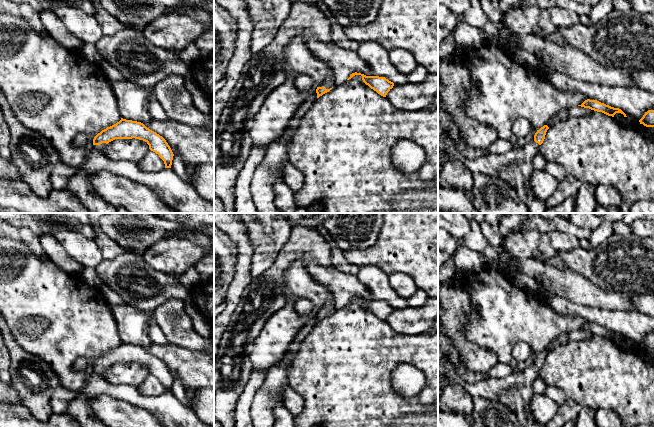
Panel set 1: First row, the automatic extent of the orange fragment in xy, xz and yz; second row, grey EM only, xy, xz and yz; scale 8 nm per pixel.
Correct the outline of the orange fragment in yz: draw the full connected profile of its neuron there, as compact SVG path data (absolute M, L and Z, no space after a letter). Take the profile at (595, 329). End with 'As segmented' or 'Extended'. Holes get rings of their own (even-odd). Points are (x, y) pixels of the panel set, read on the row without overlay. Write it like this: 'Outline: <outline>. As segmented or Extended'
Outline: M587 323L585 324L581 329L578 329L584 332L589 332L591 334L597 335L597 336L602 336L608 340L614 341L616 337L621 337L624 339L624 341L627 341L626 338L619 332L614 332L609 329L606 329L604 327L601 327L597 324L590 324Z. As segmented

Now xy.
Outline: M121 342L116 348L107 351L93 363L94 371L103 377L106 369L115 363L139 363L149 369L149 373L164 385L165 392L171 392L173 376L166 364L143 347Z. Extended

